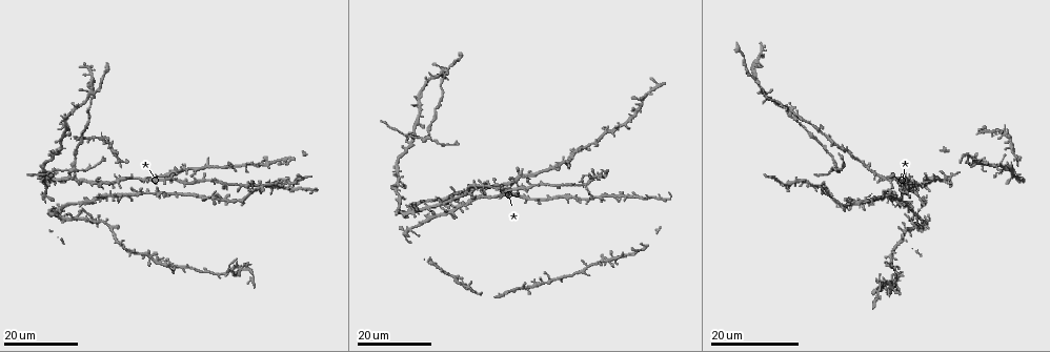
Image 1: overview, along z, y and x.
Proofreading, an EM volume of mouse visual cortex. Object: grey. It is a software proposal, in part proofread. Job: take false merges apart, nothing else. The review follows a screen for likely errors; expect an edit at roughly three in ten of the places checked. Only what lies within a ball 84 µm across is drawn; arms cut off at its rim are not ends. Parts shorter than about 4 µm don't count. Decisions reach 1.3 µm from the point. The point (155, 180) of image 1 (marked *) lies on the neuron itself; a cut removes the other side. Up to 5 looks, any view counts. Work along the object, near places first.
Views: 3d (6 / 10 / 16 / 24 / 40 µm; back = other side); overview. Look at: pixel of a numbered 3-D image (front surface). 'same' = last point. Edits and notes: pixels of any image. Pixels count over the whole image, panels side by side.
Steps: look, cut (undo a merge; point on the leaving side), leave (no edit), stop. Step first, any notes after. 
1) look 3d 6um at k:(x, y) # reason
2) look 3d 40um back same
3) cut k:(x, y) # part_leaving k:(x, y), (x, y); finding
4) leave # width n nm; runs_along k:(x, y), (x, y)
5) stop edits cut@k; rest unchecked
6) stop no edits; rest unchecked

look 3d 24um at 1:(145, 194) # three arms meet

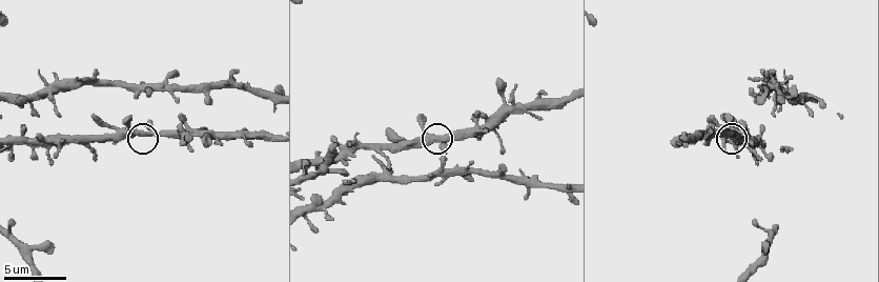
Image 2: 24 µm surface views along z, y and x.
look 3d 6um at 2:(441, 137)

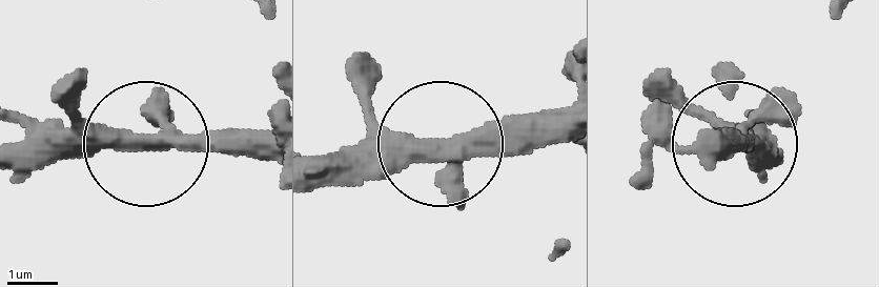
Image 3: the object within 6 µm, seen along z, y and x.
leave # width 350 nm; one neuron here

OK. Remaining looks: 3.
look 3d 24um at 1:(583, 181) # looks like a crossing

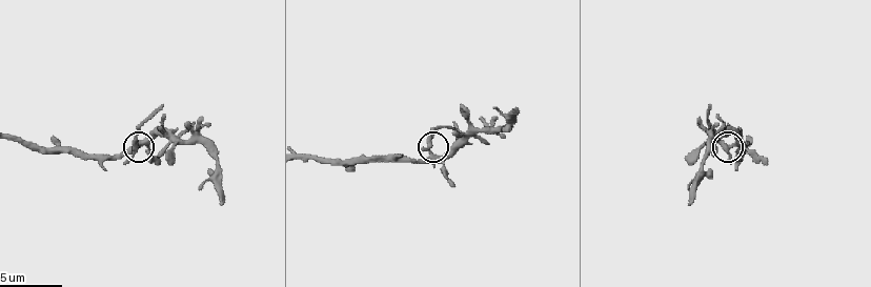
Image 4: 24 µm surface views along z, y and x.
look 3d 6um at 4:(431, 154) # closer look

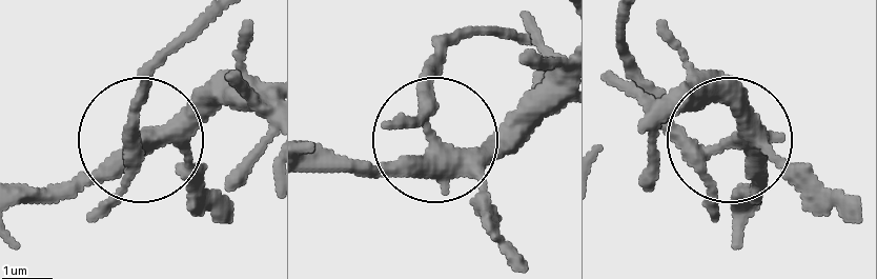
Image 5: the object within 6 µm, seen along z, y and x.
look 3d 6um back at 5:(437, 144) # other side

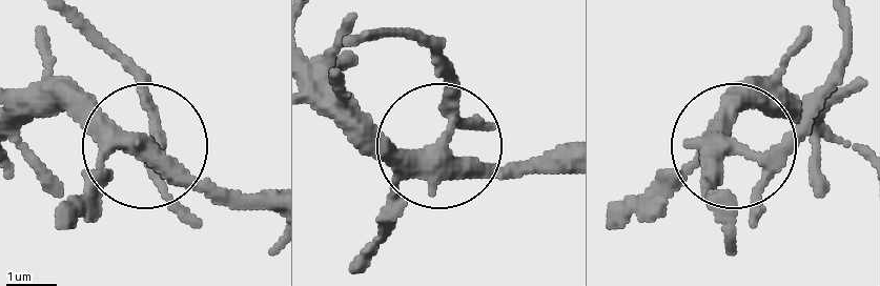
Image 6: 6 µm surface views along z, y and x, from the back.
cut 6:(144, 102) # part_leaving 6:(447, 131), (444, 60), (397, 35), (360, 35); two neurons meet here

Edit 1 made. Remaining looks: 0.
stop edits cut@6; rest unchecked

